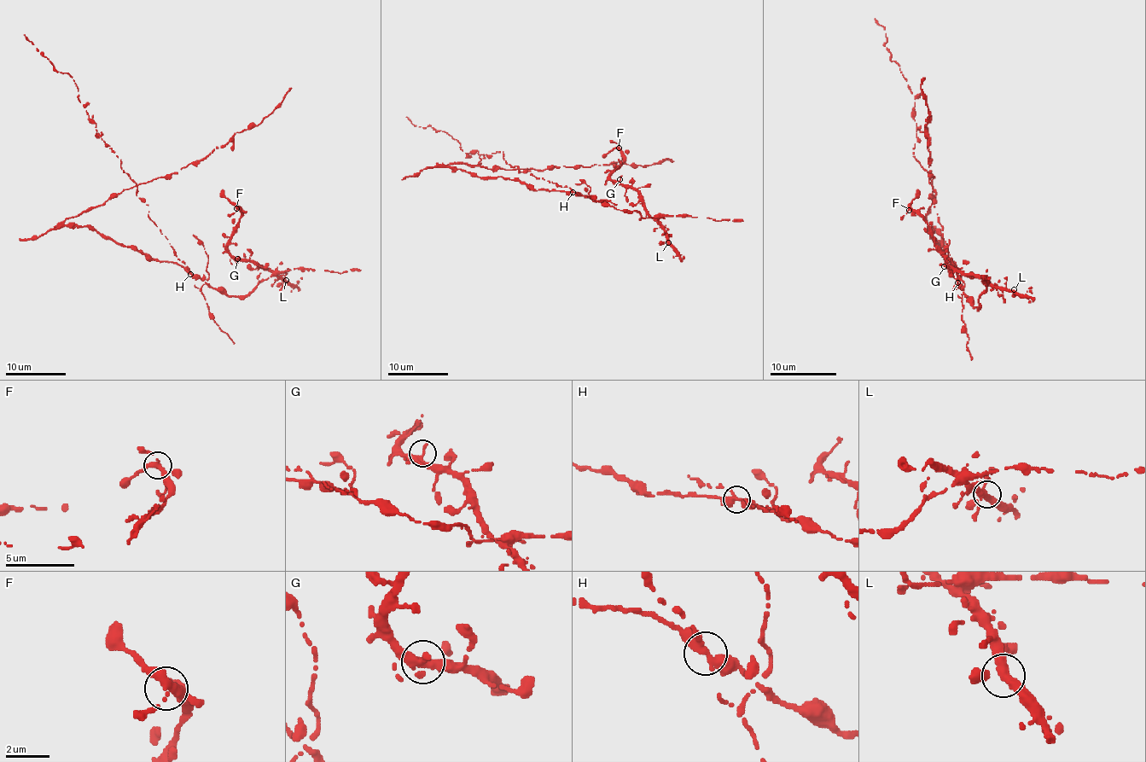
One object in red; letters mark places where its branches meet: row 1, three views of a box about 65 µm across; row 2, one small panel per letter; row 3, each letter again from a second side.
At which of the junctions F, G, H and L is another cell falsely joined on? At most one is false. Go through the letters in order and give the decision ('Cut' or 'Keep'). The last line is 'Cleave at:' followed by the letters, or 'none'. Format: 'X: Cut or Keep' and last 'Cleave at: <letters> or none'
F: Keep
G: Keep
H: Cut
L: Keep
Cleave at: H

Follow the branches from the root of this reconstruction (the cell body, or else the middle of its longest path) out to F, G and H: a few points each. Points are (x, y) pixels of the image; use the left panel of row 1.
F: (102, 236), (176, 262), (229, 295), (247, 295), (270, 272), (229, 252), (227, 241), (241, 217), (236, 208)
G: (102, 236), (136, 247), (154, 258), (176, 262), (229, 295), (247, 295), (270, 277), (263, 266), (237, 258)
H: (102, 236), (110, 236), (126, 247), (136, 247), (154, 258), (176, 262), (191, 274)

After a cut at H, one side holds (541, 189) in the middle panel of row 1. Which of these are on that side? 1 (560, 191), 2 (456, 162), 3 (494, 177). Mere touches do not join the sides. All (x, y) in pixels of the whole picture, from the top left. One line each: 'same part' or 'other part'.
1: same part
2: same part
3: same part

